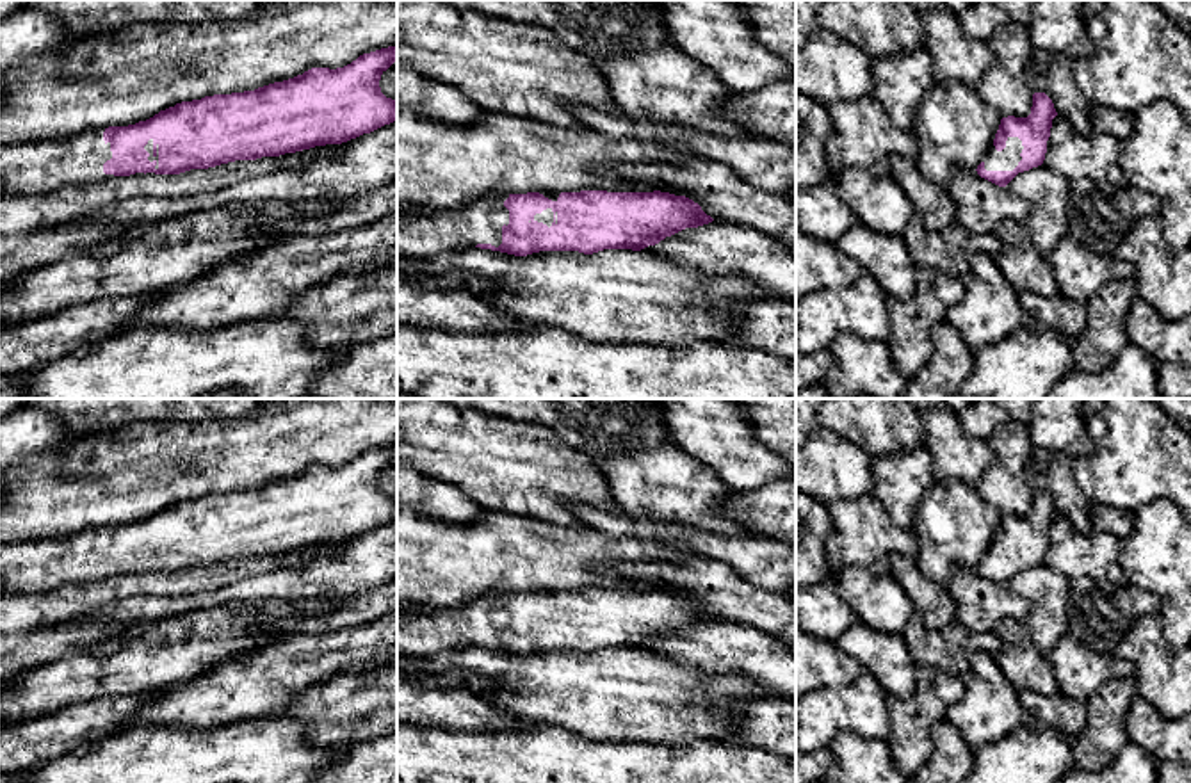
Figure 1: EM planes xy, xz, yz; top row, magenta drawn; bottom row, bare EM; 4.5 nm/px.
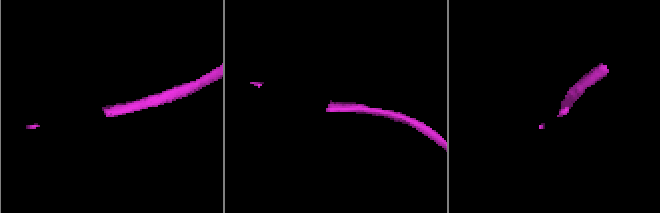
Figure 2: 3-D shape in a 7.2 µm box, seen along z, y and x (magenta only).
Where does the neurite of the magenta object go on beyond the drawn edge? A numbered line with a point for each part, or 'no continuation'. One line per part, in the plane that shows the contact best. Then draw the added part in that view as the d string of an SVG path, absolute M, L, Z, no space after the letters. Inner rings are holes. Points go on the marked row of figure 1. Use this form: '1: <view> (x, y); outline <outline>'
1: yz (1008, 159); outline M1008 137L1006 148L1002 151L997 151L993 142L988 148L983 162L986 171L1013 171L1018 162L1022 160L1024 146L1018 137Z

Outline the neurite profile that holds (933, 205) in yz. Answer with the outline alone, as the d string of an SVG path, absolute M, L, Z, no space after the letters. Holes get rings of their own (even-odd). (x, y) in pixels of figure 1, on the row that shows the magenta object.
M904 157L892 158L890 174L901 183L903 190L915 205L915 215L922 219L928 231L954 230L954 201L947 187L928 182L915 160Z

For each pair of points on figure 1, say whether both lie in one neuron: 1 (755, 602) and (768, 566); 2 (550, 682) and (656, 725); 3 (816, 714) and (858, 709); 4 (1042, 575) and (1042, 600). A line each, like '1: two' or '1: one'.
1: two
2: one
3: one
4: one

